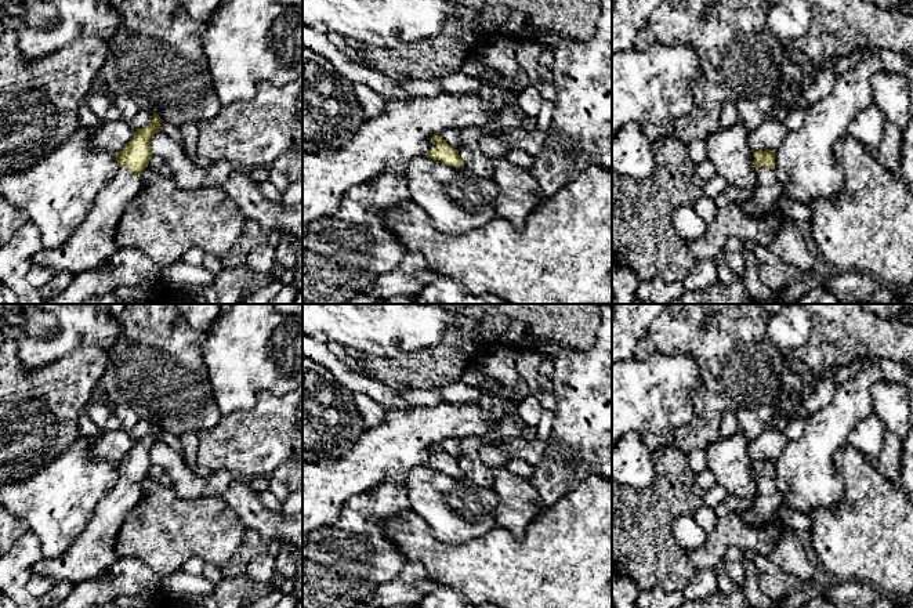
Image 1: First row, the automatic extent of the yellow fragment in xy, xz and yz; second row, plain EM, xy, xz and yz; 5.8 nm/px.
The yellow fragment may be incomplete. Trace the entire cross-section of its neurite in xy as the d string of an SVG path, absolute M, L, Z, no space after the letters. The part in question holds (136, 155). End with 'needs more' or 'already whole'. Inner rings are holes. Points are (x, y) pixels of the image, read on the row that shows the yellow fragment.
M155 113L151 124L135 131L130 142L116 153L116 174L97 193L87 218L59 247L41 249L33 254L30 265L76 276L95 271L120 249L116 242L117 224L127 205L142 187L141 174L152 158L151 138L160 133L162 122L164 120Z; needs more

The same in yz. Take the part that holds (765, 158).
M775 151L754 152L754 167L757 171L757 184L753 188L753 196L742 202L743 211L753 217L779 214L783 188L775 174Z; needs more

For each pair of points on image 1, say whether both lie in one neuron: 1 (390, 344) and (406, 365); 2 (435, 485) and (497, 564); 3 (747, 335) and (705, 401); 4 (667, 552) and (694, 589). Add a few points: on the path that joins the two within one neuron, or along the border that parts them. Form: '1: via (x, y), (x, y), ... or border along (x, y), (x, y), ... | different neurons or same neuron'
1: border along (431, 347), (395, 357), (366, 355) | different neurons
2: border along (496, 525), (462, 543), (444, 542) | different neurons
3: via (734, 351), (734, 372), (721, 384) | same neuron
4: border along (696, 570), (681, 590) | different neurons

